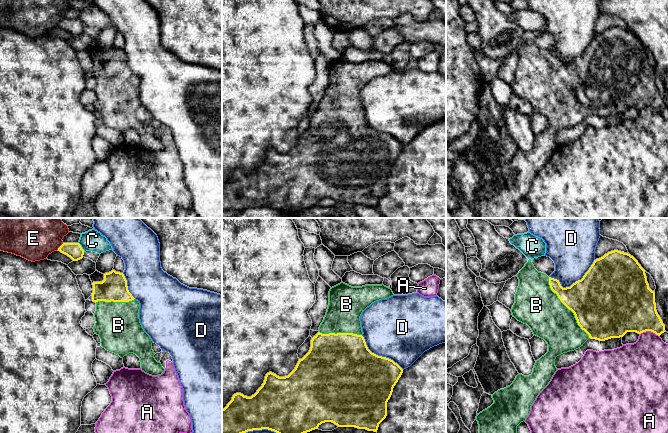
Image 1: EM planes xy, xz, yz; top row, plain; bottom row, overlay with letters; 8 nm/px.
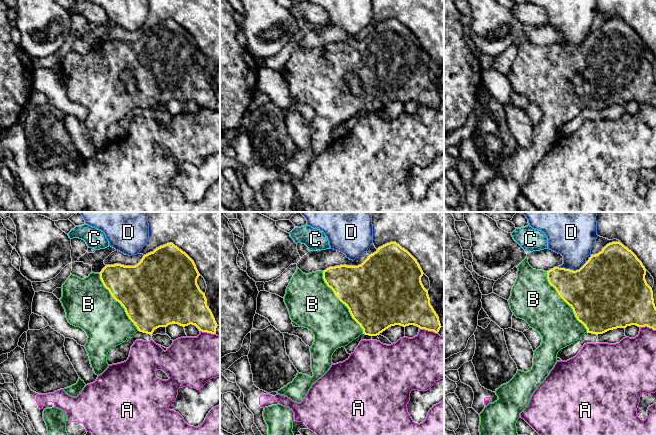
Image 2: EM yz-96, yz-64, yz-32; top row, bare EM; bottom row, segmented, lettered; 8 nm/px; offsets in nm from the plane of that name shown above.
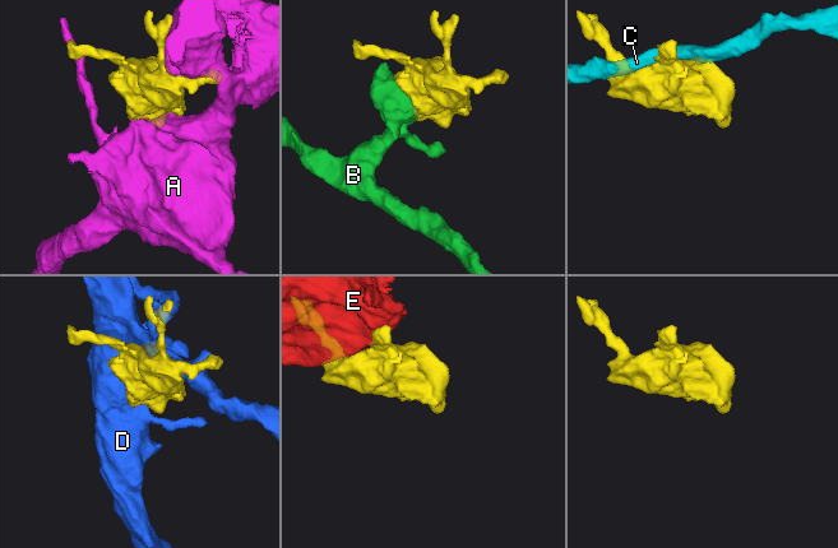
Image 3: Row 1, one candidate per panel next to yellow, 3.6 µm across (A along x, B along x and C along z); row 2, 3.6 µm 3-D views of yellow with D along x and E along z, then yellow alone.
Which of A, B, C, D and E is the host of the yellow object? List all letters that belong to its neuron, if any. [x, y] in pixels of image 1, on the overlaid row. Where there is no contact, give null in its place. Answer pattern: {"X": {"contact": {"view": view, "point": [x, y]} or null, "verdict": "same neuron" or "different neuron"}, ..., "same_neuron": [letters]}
{"A": {"contact": {"view": "yz", "point": [650, 330]}, "verdict": "different neuron"}, "B": {"contact": {"view": "yz", "point": [567, 307]}, "verdict": "same neuron"}, "C": {"contact": {"view": "xy", "point": [81, 247]}, "verdict": "different neuron"}, "D": {"contact": {"view": "yz", "point": [575, 282]}, "verdict": "different neuron"}, "E": {"contact": {"view": "xy", "point": [60, 246]}, "verdict": "different neuron"}, "same_neuron": ["B"]}

